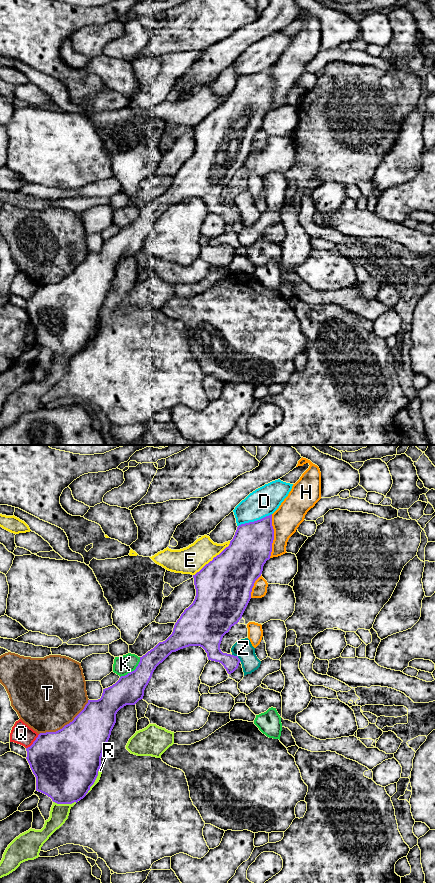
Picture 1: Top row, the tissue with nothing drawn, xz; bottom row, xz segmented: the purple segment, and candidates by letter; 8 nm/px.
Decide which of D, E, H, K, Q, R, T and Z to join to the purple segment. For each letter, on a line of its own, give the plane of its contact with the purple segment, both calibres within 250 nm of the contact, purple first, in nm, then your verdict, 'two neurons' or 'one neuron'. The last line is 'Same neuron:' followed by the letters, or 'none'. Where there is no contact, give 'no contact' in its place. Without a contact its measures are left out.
D: meets purple in xz; 320 nm thick on the purple side, 240 nm on the other; two neurons
E: meets purple in xz; 440 nm thick on the purple side, 220 nm on the other; two neurons
H: meets purple in xz; 320 nm thick on the purple side, 220 nm on the other; two neurons
K: meets purple in xz; 240 nm thick on the purple side, 150 nm on the other; two neurons
Q: meets purple in xz; 460 nm thick on the purple side, 170 nm on the other; two neurons
R: meets purple in xz; 500 nm thick on the purple side, 30 nm on the other; two neurons
T: meets purple in xz; 460 nm thick on the purple side, 500 nm on the other; two neurons
Z: meets purple in xz; 160 nm thick on the purple side, 150 nm on the other; two neurons
Same neuron: none

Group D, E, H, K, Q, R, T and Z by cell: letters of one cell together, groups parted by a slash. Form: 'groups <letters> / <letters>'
groups D / E / H / K / Q / R / T / Z

